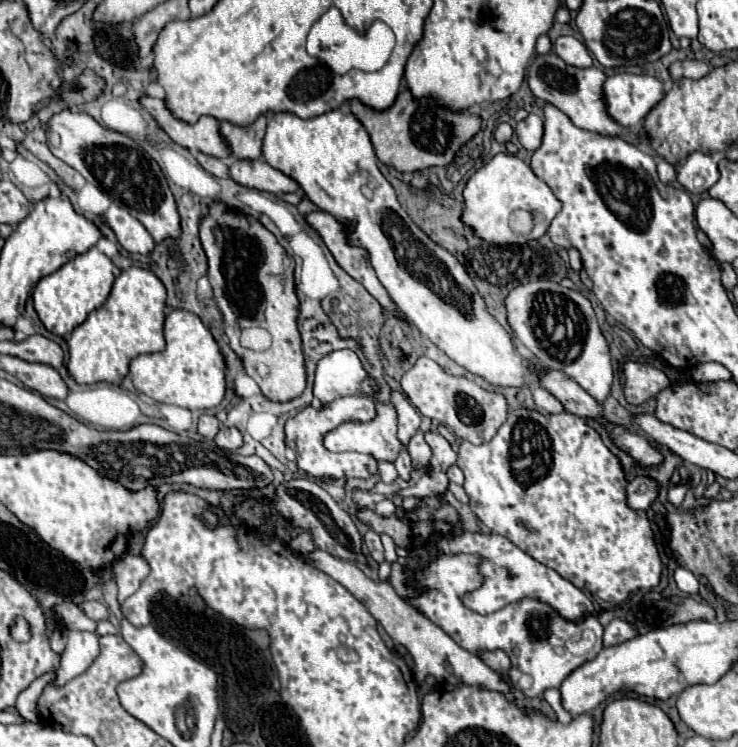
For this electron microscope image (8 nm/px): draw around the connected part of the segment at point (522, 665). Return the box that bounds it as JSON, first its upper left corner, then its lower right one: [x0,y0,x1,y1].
[392,555,604,697]

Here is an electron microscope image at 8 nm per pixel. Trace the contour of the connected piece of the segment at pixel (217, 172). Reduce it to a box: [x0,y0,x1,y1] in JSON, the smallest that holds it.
[196,153,230,179]

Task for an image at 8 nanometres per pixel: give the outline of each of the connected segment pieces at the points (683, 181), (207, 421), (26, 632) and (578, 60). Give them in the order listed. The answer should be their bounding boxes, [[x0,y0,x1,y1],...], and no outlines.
[[678,151,720,193],[198,415,220,439],[10,617,32,641],[554,35,594,69]]

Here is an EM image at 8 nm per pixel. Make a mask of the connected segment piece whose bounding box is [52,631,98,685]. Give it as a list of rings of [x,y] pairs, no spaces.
[[[70,631],[58,675],[52,683],[64,685],[72,677],[84,673],[96,657],[98,657],[98,635],[88,631]]]

